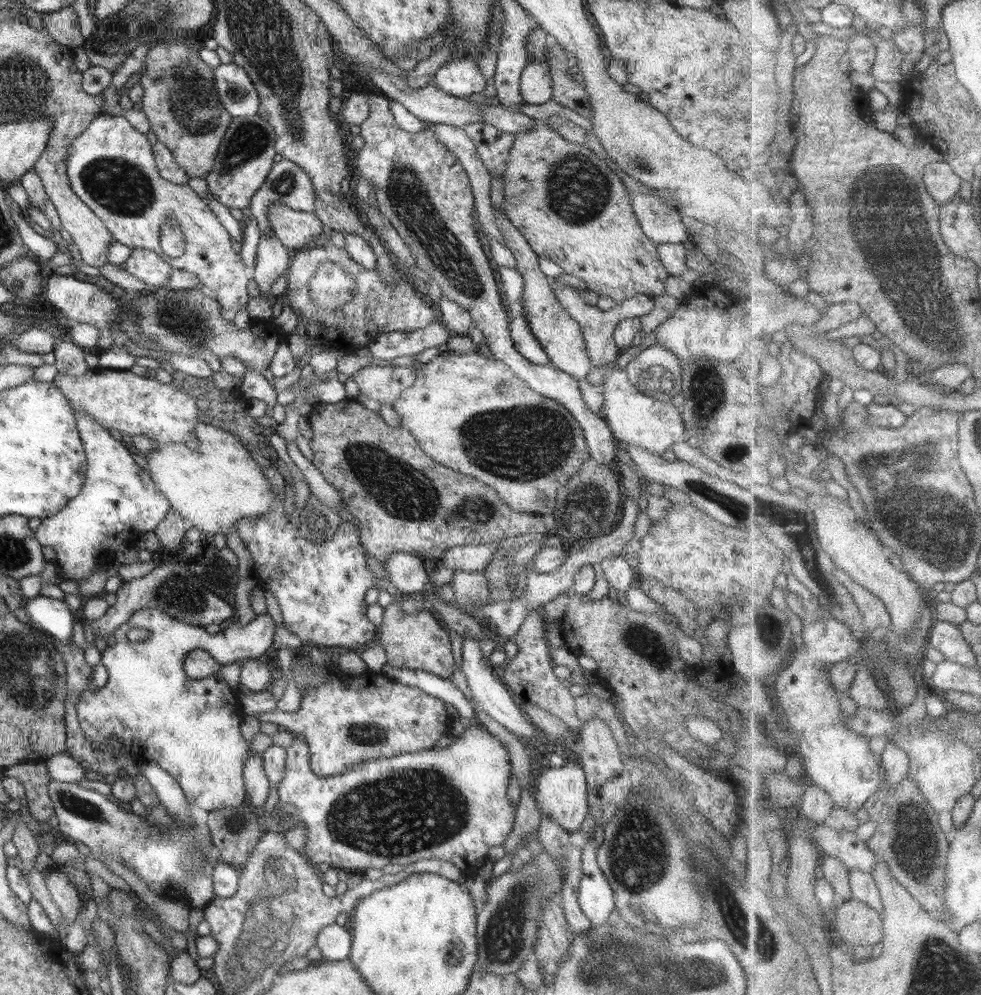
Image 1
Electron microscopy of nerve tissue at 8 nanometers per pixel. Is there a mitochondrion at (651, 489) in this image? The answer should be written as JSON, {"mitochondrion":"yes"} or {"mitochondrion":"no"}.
{"mitochondrion":"no"}

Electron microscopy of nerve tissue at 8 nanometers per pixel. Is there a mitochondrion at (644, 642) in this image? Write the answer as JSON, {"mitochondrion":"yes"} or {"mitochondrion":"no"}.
{"mitochondrion":"yes"}

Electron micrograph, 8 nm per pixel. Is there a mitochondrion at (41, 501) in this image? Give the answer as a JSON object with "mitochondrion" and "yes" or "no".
{"mitochondrion":"no"}

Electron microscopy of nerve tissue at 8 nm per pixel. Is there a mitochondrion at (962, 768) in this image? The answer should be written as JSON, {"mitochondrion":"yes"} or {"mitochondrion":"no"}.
{"mitochondrion":"no"}

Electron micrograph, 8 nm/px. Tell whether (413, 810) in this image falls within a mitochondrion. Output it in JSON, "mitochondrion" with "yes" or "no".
{"mitochondrion":"yes"}

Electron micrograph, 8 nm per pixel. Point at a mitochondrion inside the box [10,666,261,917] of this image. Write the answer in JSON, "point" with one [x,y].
{"point":[91,812]}

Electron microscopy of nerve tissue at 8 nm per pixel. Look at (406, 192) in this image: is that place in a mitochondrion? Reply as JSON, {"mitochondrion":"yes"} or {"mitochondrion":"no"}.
{"mitochondrion":"yes"}

